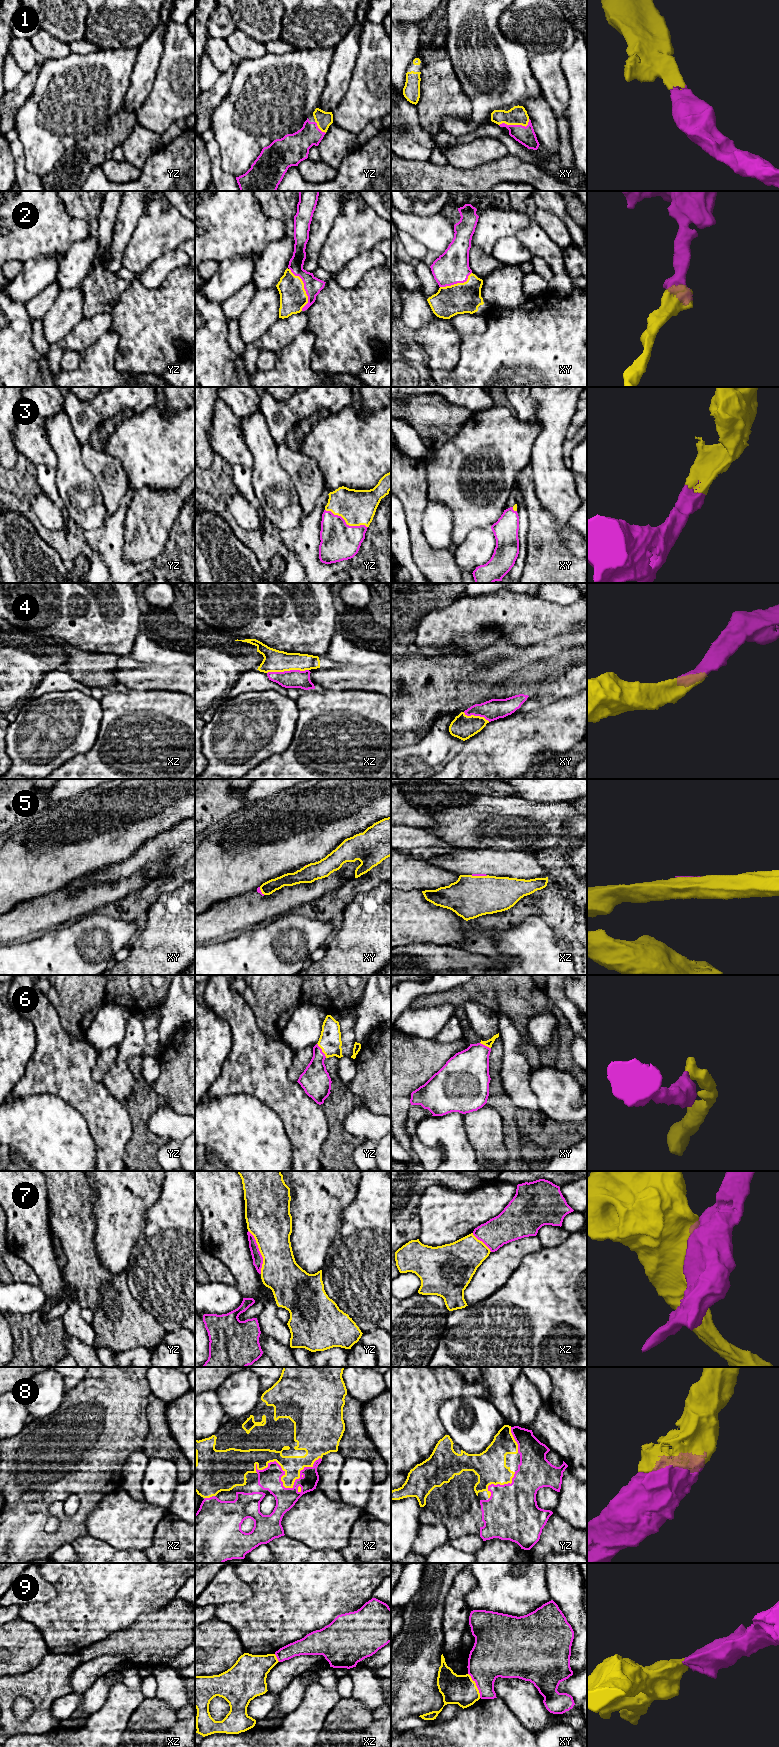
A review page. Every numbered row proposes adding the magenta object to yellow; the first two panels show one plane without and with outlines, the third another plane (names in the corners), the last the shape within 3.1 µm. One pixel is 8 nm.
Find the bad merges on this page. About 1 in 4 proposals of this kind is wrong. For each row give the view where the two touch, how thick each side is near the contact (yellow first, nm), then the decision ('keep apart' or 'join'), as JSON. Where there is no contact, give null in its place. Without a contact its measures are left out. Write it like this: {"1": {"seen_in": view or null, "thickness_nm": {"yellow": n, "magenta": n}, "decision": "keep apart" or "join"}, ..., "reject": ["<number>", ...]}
{"1": {"seen_in": "xy", "thickness_nm": {"yellow": 150, "magenta": 150}, "decision": "join"}, "2": {"seen_in": "yz", "thickness_nm": {"yellow": 220, "magenta": 140}, "decision": "join"}, "3": {"seen_in": "yz", "thickness_nm": {"yellow": 280, "magenta": 300}, "decision": "join"}, "4": {"seen_in": "xz", "thickness_nm": {"yellow": 180, "magenta": 140}, "decision": "join"}, "5": {"seen_in": "xz", "thickness_nm": {"yellow": 340, "magenta": 20}, "decision": "keep apart"}, "6": {"seen_in": "yz", "thickness_nm": {"yellow": 180, "magenta": 240}, "decision": "join"}, "7": {"seen_in": "yz", "thickness_nm": {"yellow": 340, "magenta": 80}, "decision": "join"}, "8": {"seen_in": "xz", "thickness_nm": {"yellow": 160, "magenta": 180}, "decision": "join"}, "9": {"seen_in": "xy", "thickness_nm": {"yellow": 240, "magenta": 320}, "decision": "keep apart"}, "reject": ["5", "9"]}

